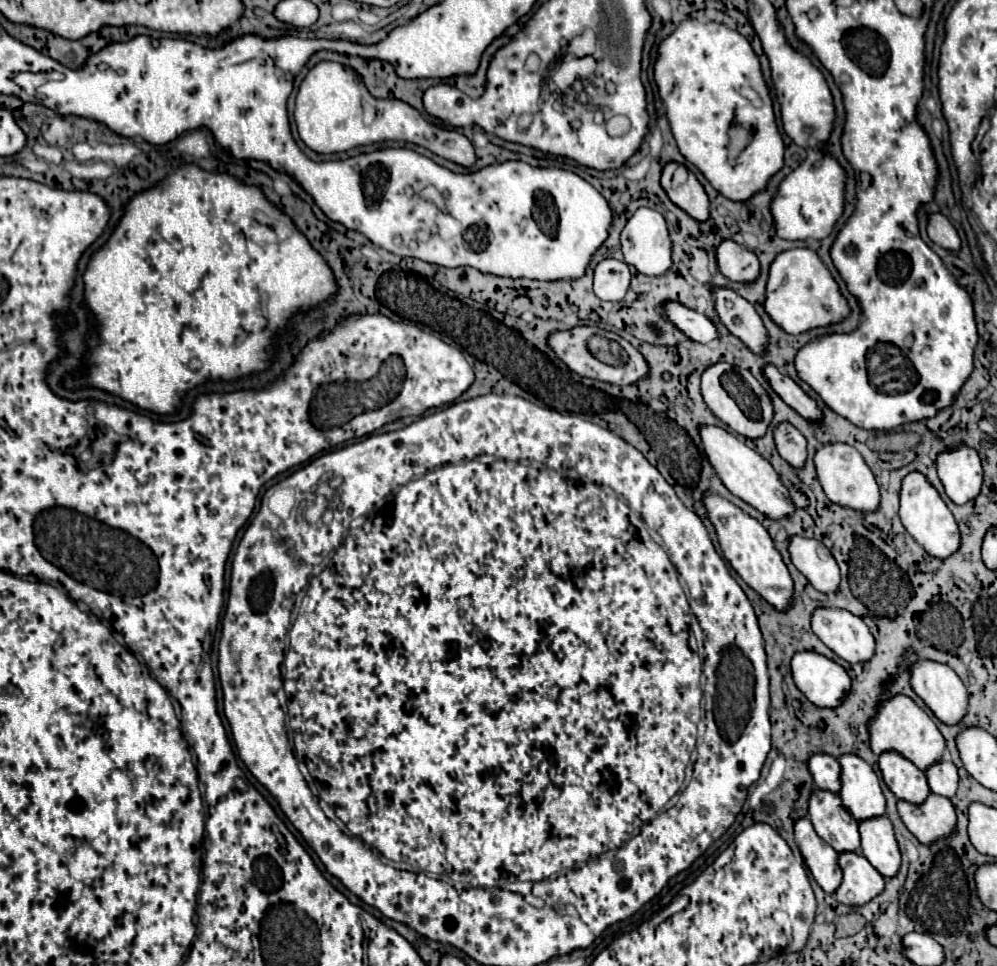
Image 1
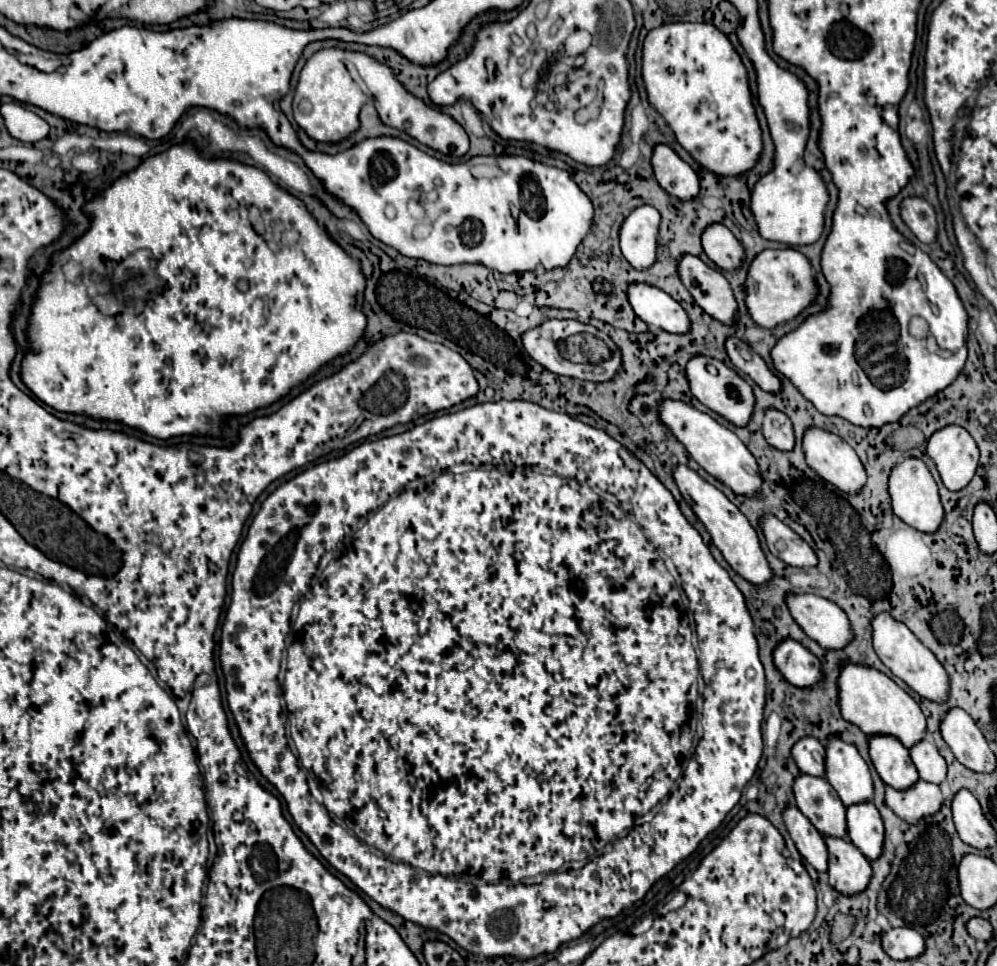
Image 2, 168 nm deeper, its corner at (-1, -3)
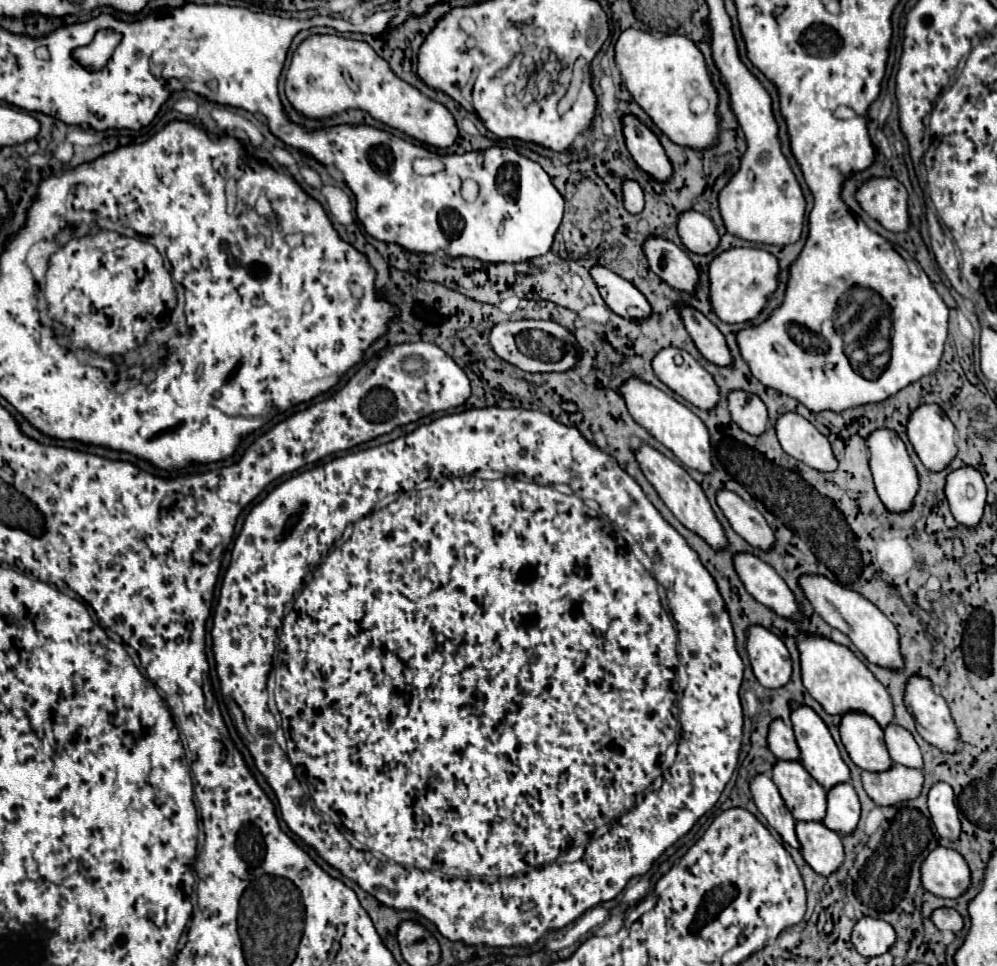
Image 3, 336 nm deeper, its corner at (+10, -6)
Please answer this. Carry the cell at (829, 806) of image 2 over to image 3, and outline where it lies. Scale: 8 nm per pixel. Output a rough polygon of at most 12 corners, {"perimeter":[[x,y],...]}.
{"perimeter":[[777,761],[777,785],[795,821],[825,819],[827,791],[801,763]]}

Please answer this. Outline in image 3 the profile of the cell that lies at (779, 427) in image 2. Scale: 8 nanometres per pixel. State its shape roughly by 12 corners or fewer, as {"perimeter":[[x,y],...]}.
{"perimeter":[[745,391],[729,395],[733,421],[749,435],[763,435],[765,403]]}

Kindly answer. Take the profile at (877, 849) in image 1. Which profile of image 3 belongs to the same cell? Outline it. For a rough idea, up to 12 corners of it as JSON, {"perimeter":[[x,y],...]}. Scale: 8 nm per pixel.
{"perimeter":[[851,783],[827,795],[823,825],[851,835],[861,819]]}

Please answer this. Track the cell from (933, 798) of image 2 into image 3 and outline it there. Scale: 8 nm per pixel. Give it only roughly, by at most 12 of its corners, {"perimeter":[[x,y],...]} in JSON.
{"perimeter":[[899,765],[863,771],[867,795],[883,807],[917,799],[923,773]]}

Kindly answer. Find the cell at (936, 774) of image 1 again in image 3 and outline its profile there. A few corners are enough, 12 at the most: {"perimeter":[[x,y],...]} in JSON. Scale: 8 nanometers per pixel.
{"perimeter":[[897,723],[885,729],[893,763],[923,769],[921,749]]}

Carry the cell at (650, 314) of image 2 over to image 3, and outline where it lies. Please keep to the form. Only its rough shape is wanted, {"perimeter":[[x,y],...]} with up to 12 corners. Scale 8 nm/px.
{"perimeter":[[593,267],[609,309],[625,319],[647,319],[647,297],[627,279]]}

